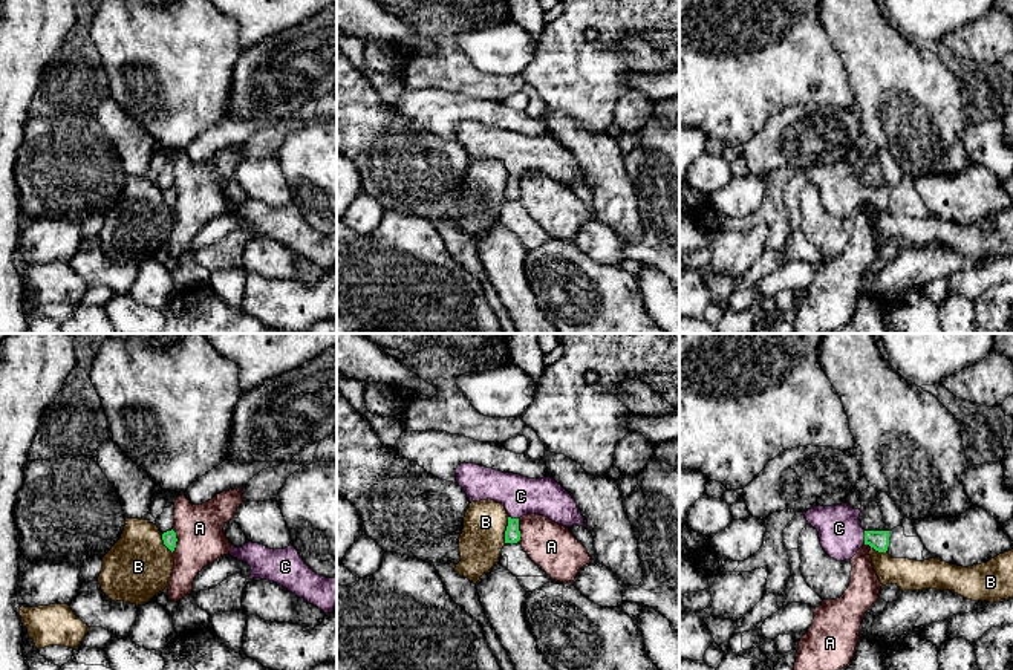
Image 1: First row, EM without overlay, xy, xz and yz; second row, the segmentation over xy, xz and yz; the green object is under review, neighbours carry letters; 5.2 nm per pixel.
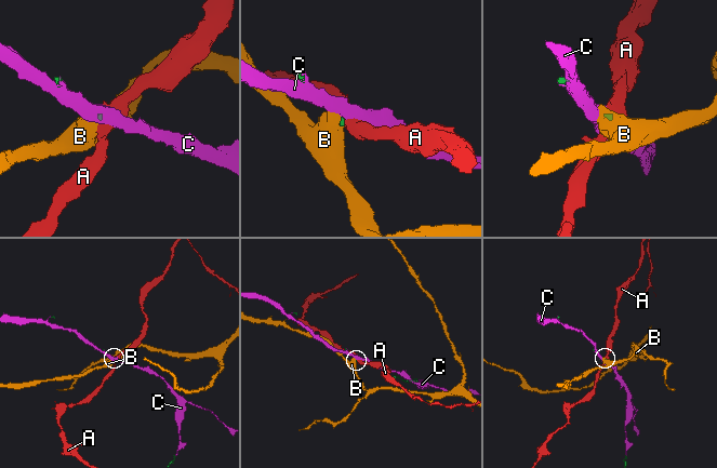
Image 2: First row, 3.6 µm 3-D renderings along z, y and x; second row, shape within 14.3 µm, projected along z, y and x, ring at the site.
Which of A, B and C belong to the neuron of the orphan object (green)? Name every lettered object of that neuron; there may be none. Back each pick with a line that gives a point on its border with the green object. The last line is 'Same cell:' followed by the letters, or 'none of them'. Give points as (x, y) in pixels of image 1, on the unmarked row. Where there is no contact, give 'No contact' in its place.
C: Touches green at yz (865, 195)
Same cell: C

